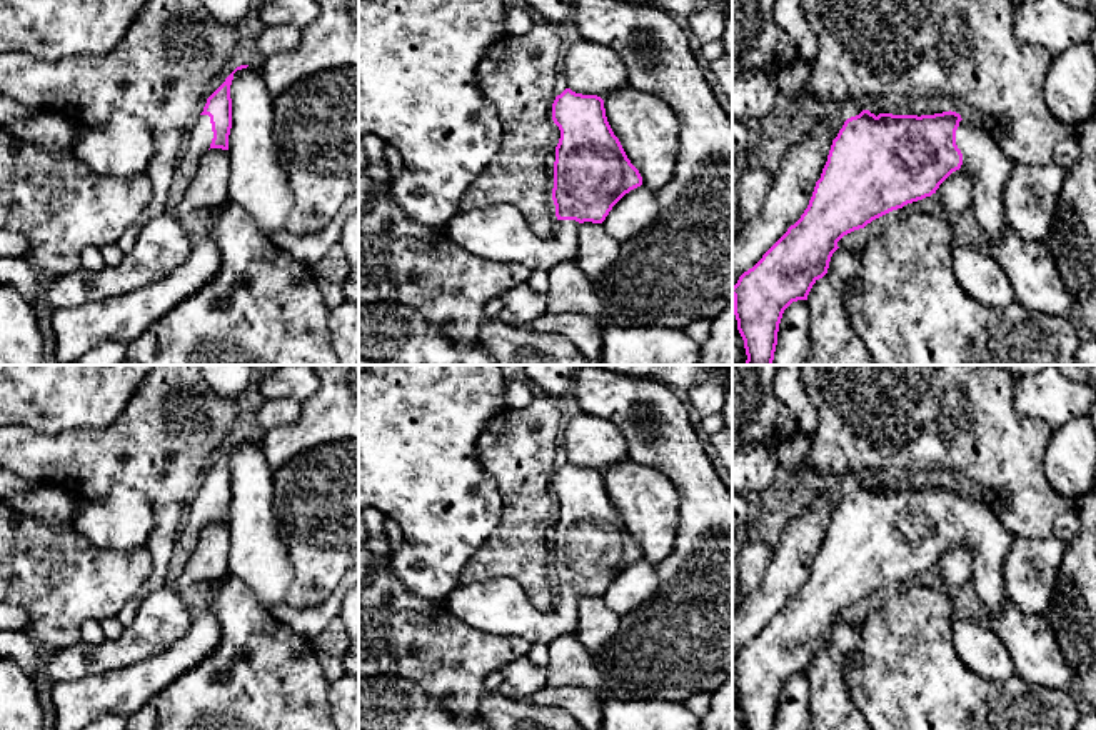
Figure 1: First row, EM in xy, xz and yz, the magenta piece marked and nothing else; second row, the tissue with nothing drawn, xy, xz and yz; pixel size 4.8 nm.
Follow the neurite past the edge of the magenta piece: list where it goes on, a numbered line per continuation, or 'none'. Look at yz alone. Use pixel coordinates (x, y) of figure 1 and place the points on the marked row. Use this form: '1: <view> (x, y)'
1: yz (983, 160)

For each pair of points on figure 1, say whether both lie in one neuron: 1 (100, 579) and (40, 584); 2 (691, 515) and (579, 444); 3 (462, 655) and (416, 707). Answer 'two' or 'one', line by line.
1: one
2: two
3: two

